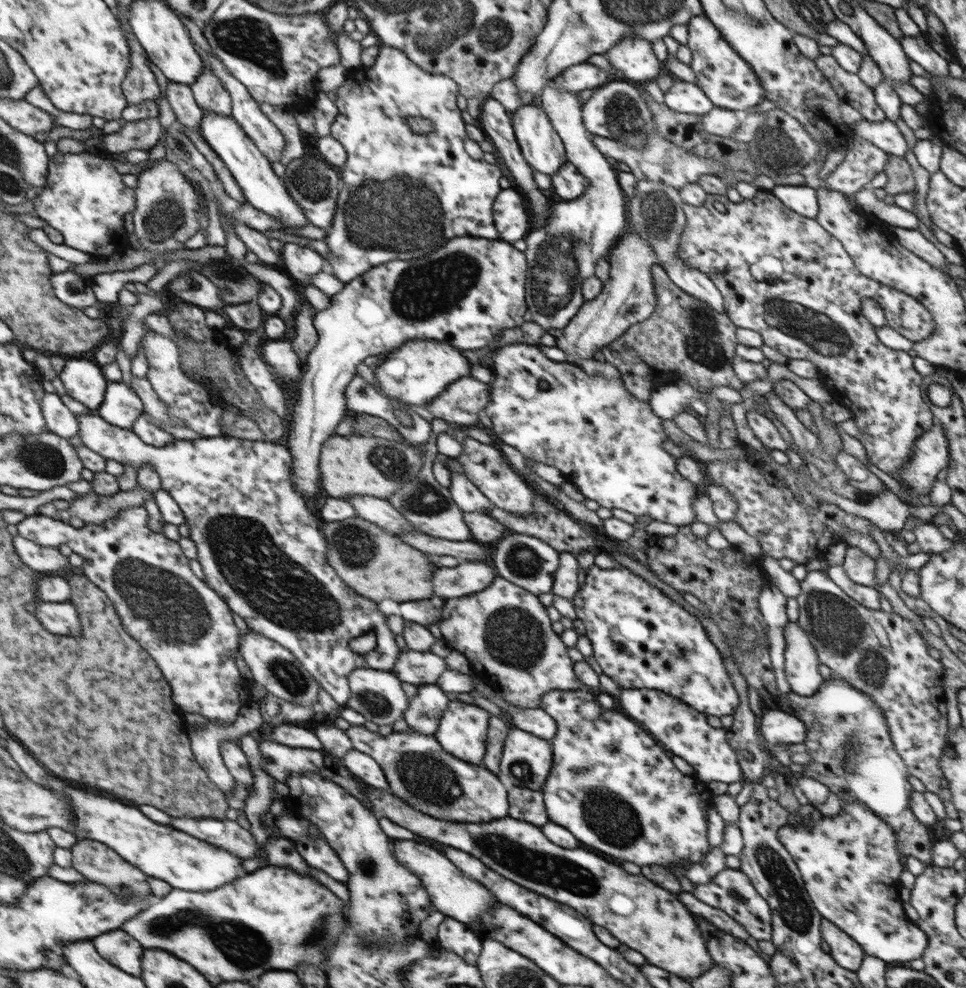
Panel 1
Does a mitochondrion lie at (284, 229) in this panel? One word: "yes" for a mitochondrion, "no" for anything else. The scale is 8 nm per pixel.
no

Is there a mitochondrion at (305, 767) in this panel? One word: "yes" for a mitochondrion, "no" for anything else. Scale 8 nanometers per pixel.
no

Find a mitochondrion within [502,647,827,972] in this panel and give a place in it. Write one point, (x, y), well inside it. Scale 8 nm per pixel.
(796, 914)

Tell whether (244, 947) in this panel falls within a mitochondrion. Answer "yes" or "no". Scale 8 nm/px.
yes

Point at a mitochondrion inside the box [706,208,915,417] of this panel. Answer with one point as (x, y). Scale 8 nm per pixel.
(818, 333)

